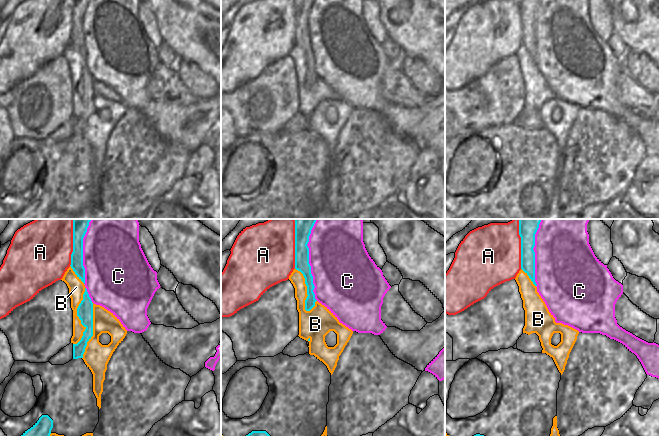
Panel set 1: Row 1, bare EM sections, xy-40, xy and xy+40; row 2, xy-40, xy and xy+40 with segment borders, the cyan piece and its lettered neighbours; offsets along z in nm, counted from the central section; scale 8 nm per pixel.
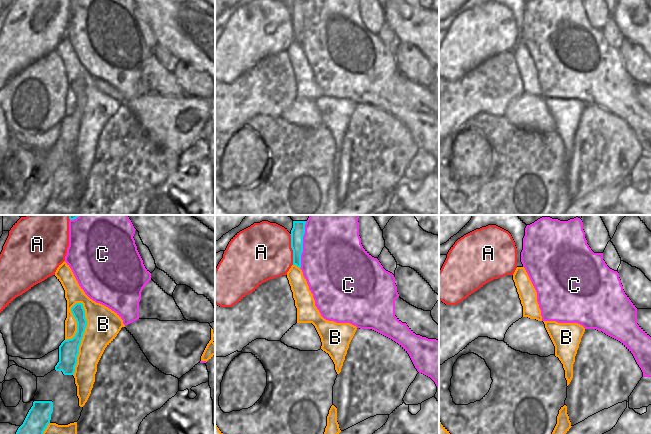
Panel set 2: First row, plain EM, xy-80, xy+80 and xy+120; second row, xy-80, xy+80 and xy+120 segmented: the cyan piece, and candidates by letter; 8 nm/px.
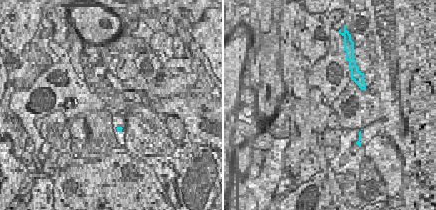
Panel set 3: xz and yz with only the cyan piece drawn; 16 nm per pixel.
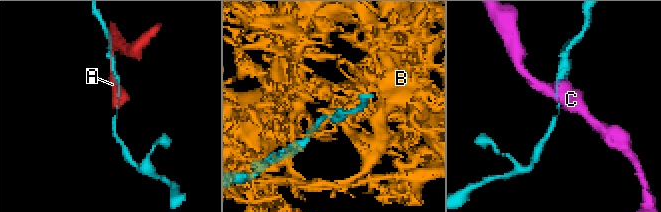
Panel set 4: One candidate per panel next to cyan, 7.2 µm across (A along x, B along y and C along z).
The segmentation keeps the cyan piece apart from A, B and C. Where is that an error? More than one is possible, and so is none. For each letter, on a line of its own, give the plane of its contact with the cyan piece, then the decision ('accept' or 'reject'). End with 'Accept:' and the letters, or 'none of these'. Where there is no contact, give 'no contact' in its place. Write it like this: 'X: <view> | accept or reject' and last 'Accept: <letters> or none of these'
A: xy | reject
B: xy-40 | reject
C: xy | reject
Accept: none of these

